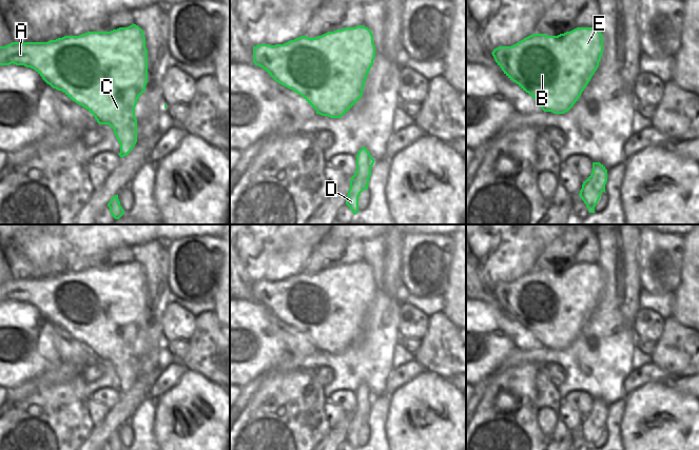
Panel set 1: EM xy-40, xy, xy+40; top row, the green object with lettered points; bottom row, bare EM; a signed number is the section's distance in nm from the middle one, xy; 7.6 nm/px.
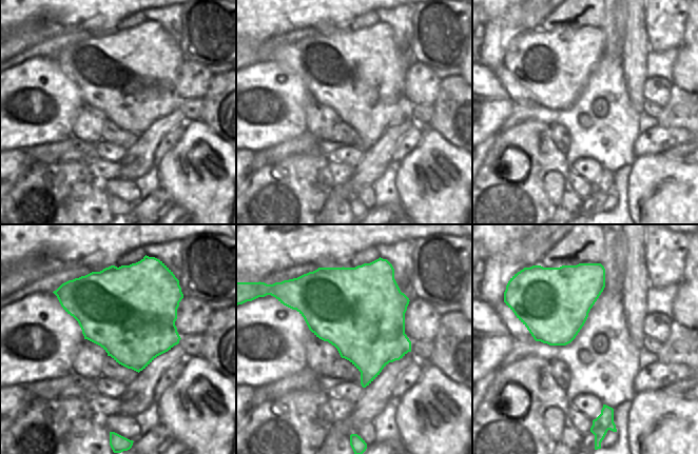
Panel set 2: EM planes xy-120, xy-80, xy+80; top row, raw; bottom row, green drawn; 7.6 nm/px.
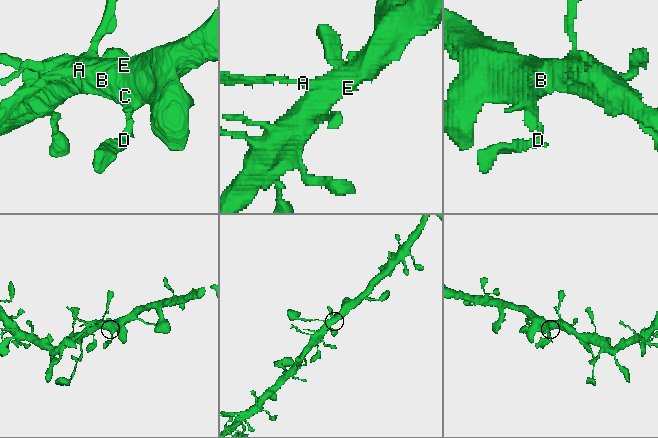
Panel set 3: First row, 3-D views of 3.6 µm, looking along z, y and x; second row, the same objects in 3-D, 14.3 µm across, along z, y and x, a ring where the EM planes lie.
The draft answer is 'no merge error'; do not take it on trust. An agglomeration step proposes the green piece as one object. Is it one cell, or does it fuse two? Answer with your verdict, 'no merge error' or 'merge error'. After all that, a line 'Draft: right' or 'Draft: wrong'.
merge error
Draft: wrong

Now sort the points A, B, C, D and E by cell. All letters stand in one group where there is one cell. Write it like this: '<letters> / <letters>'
A B C E / D

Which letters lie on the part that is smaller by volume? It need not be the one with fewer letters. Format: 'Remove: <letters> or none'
Remove: D

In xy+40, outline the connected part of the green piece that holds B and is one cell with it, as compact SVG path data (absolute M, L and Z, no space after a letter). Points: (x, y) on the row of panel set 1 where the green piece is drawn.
M577 27L558 36L532 34L511 46L499 46L491 54L504 74L528 93L544 112L564 114L578 101L599 66L603 35L598 27Z

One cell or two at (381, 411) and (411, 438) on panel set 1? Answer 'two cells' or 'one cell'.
two cells

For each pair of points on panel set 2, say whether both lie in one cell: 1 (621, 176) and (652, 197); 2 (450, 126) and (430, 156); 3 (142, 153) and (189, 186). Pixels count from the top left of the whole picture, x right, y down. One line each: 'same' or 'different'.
1: different
2: different
3: different

